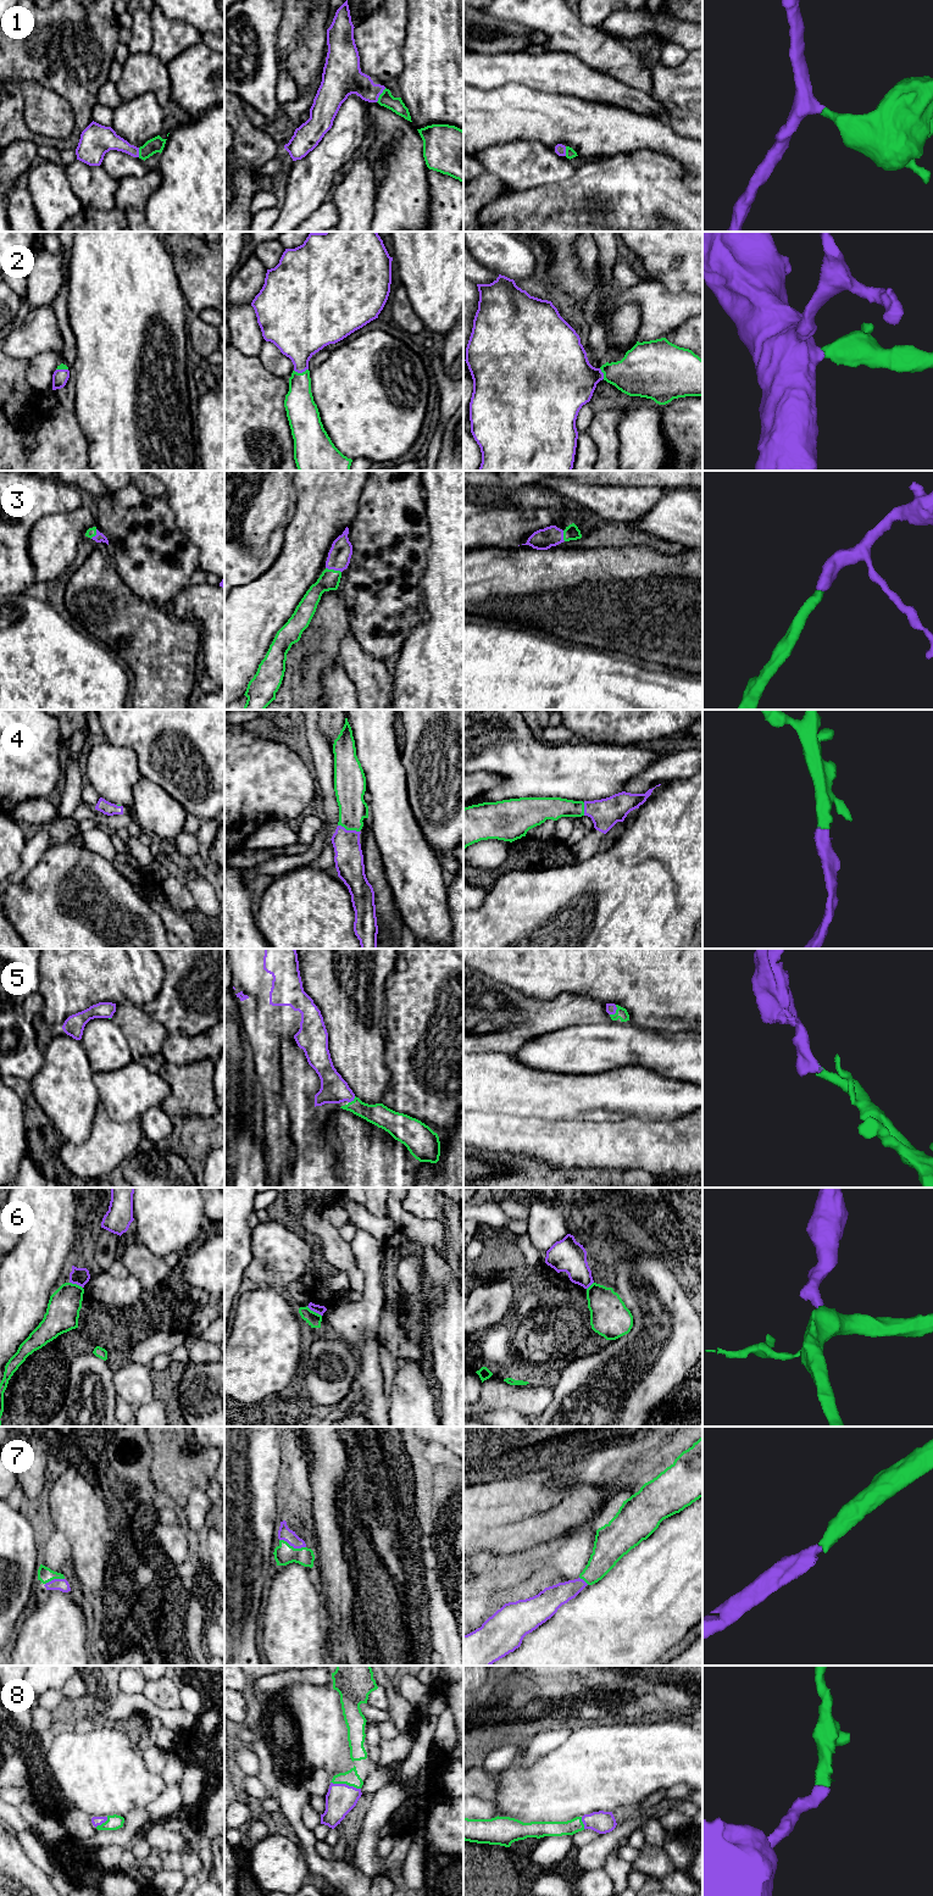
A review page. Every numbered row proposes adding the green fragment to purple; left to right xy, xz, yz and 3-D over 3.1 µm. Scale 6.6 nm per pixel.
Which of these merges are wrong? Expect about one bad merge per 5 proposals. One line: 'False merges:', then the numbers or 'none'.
False merges: 6

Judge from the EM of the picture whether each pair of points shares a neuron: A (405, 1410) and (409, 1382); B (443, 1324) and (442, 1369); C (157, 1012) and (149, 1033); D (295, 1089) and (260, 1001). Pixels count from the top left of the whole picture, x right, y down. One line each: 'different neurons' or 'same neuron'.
A: same neuron
B: same neuron
C: different neurons
D: different neurons

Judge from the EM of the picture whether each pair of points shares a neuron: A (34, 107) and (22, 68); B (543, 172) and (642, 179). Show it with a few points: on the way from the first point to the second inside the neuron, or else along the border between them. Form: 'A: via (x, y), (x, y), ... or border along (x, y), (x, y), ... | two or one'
A: border along (18, 84), (23, 81), (37, 81), (53, 90) | two
B: border along (578, 166), (570, 176), (544, 184) | two

